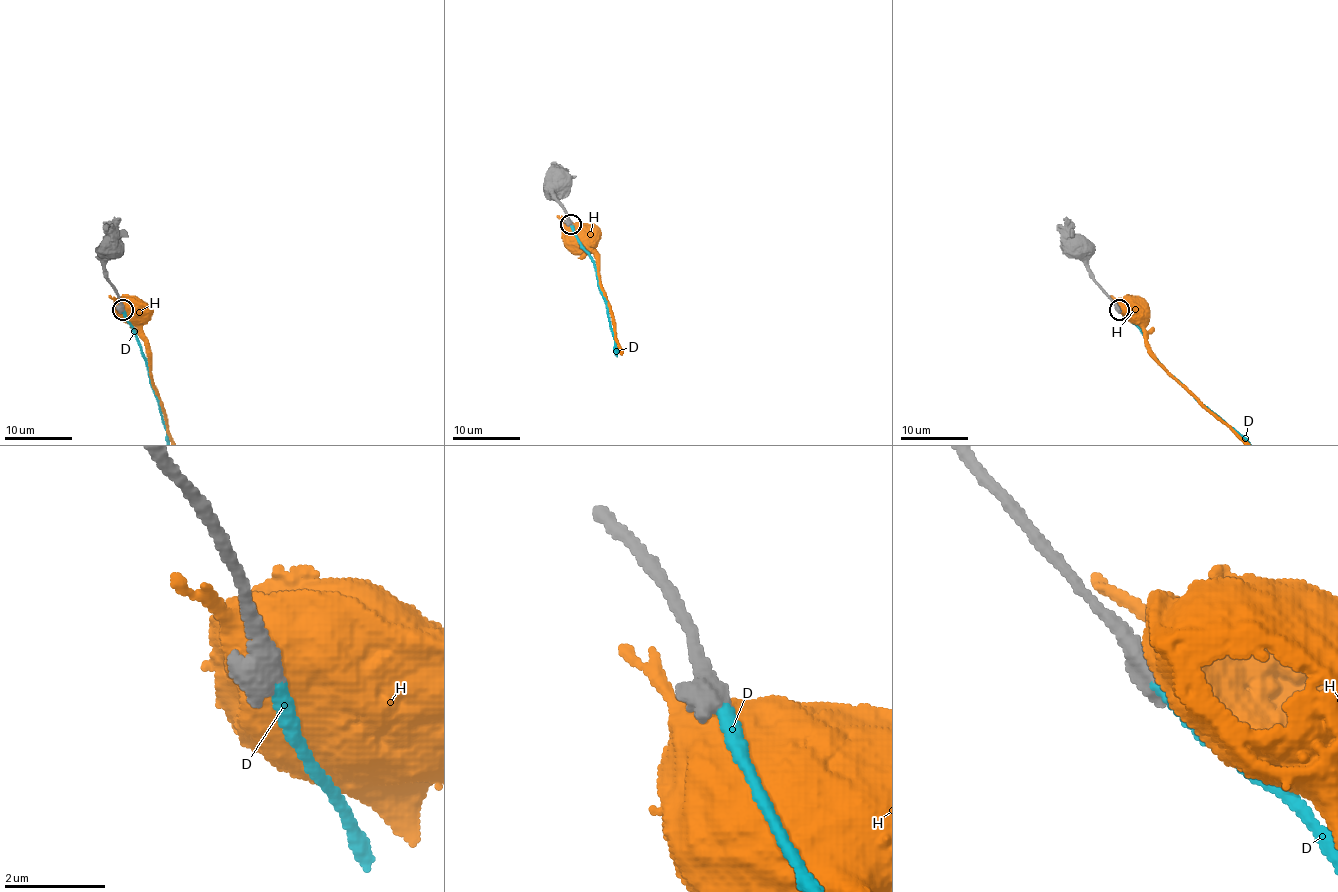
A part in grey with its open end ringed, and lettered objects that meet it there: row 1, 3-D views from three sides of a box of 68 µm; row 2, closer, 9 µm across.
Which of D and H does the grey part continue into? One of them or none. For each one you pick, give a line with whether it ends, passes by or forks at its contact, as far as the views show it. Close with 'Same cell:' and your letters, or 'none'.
D: it ends
Same cell: D

